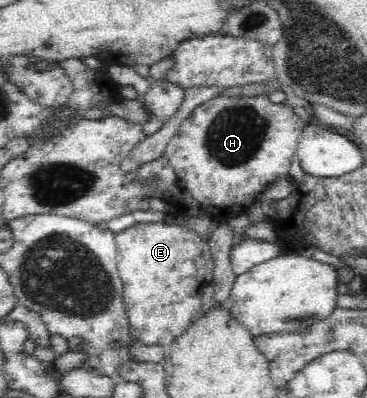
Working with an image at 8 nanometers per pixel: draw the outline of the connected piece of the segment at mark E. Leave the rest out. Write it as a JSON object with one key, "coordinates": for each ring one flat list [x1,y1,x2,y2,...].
{"coordinates":[[136,223,115,234,118,251,117,269,123,282,124,306,129,316,133,341,142,345,159,345,165,349,192,325,201,308,203,286,212,283,214,259,209,242,198,233,176,223]]}

